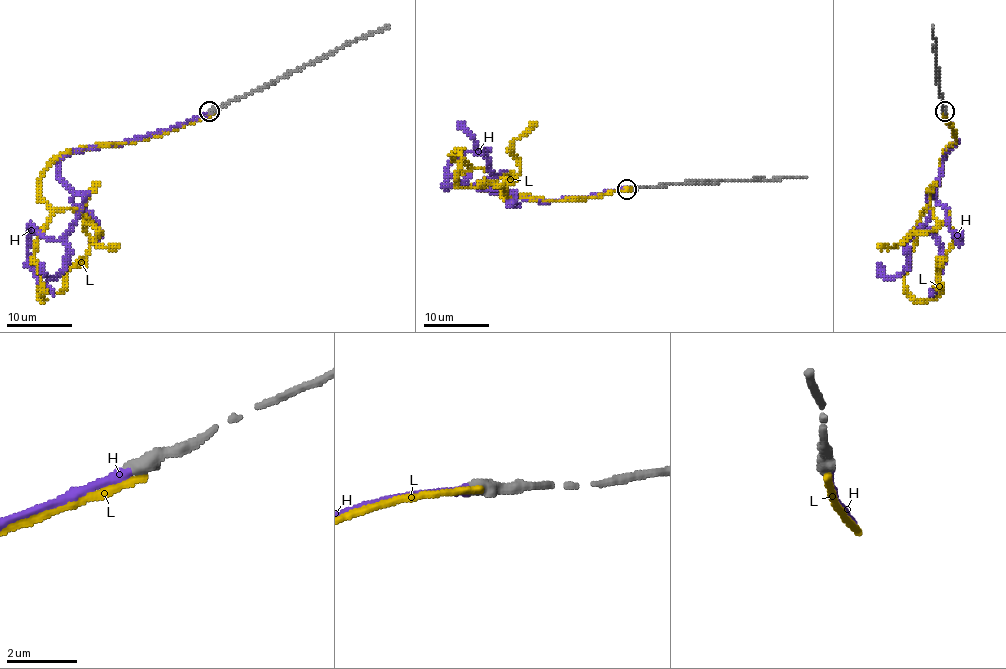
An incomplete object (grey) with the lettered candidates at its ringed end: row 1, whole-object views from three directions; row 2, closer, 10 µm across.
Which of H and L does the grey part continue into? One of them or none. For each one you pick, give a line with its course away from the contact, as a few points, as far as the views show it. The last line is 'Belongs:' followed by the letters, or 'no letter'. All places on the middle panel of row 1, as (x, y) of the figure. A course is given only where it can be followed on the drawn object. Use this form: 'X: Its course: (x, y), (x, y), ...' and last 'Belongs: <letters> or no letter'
H: Its course: (628, 188), (541, 201), (488, 191), (478, 184), (499, 173), (475, 152), (449, 163), (445, 186), (471, 175)
Belongs: H

